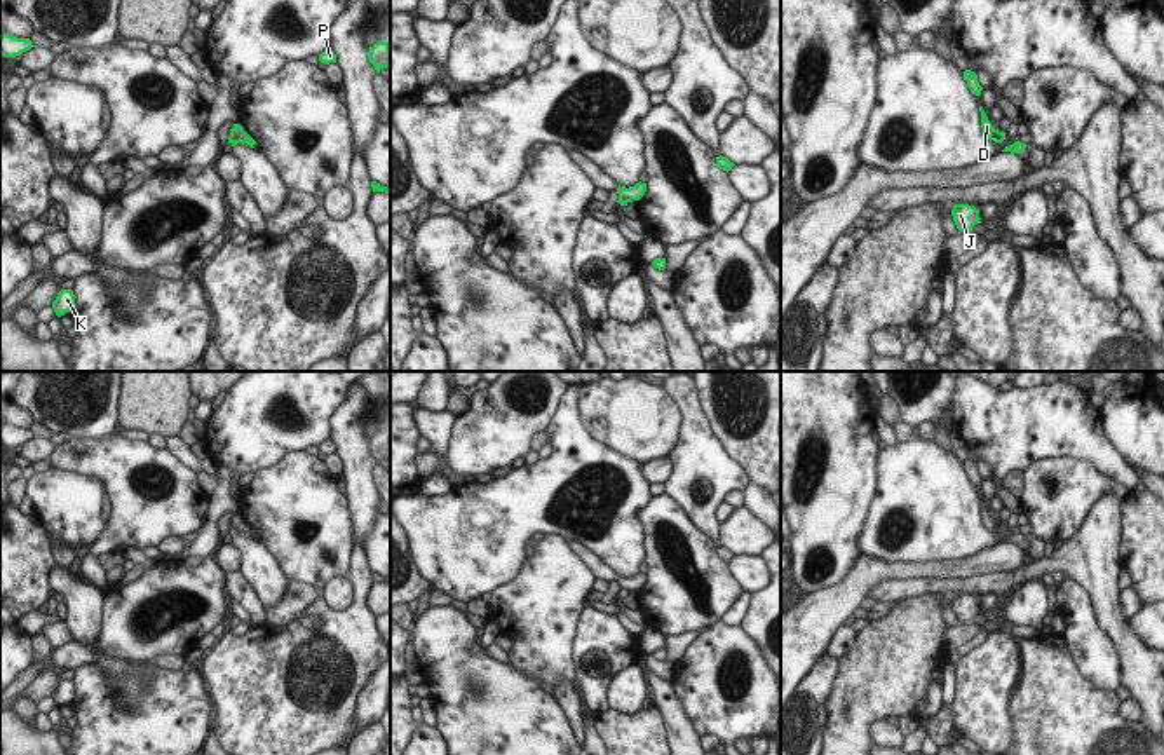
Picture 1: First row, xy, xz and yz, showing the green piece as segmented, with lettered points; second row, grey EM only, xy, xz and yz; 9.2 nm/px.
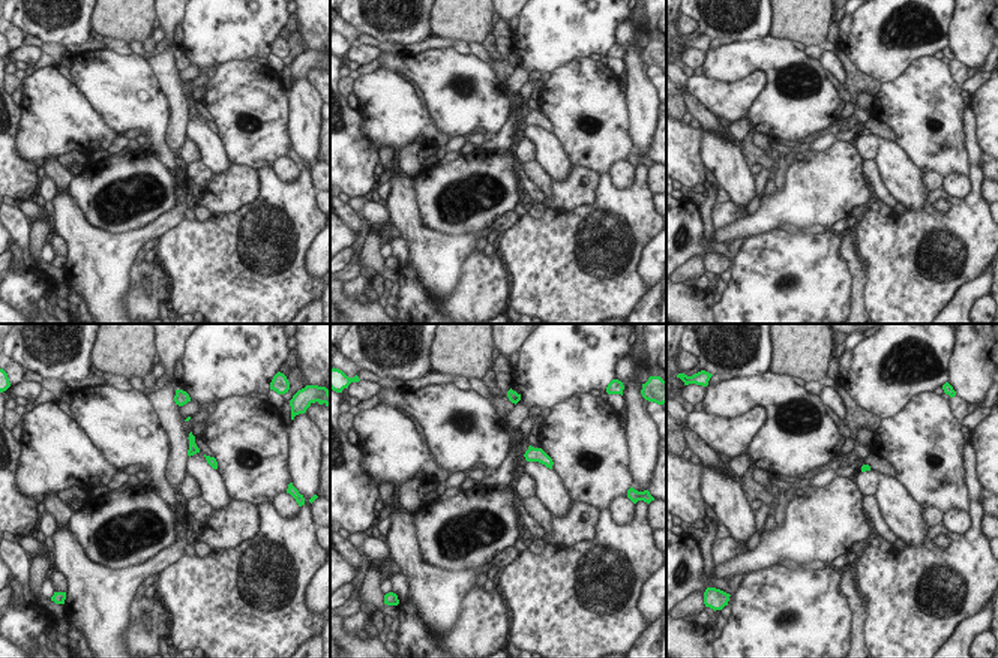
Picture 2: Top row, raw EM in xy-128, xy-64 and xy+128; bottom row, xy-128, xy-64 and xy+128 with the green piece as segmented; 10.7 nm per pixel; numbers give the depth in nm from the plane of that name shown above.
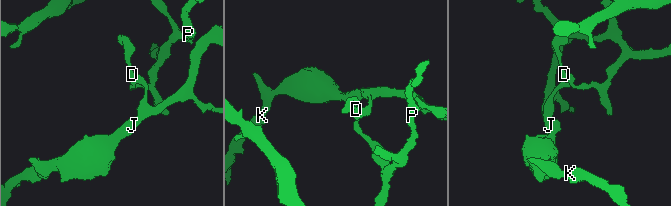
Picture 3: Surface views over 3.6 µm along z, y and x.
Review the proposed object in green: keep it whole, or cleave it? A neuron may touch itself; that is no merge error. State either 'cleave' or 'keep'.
cleave

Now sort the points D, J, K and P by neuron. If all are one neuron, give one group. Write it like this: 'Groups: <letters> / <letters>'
Groups: D J K / P

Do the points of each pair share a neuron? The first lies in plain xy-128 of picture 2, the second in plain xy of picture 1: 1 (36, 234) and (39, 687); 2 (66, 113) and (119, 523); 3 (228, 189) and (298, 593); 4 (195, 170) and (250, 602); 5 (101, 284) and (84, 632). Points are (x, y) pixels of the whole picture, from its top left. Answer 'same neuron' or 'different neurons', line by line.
1: same neuron
2: different neurons
3: same neuron
4: same neuron
5: same neuron

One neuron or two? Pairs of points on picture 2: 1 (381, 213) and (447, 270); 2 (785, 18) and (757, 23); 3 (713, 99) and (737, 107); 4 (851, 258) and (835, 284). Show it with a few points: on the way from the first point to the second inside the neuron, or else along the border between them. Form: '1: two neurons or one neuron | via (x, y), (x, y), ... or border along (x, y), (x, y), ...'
1: two neurons | border along (384, 206), (390, 219)
2: two neurons | border along (773, 15), (769, 33)
3: one neuron | via (719, 99), (731, 101)
4: two neurons | border along (841, 236), (841, 257), (851, 276), (850, 299)

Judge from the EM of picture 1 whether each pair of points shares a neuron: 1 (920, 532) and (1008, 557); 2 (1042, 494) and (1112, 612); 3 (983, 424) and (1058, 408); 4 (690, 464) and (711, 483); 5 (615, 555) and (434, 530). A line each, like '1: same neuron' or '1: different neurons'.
1: different neurons
2: different neurons
3: same neuron
4: same neuron
5: same neuron

